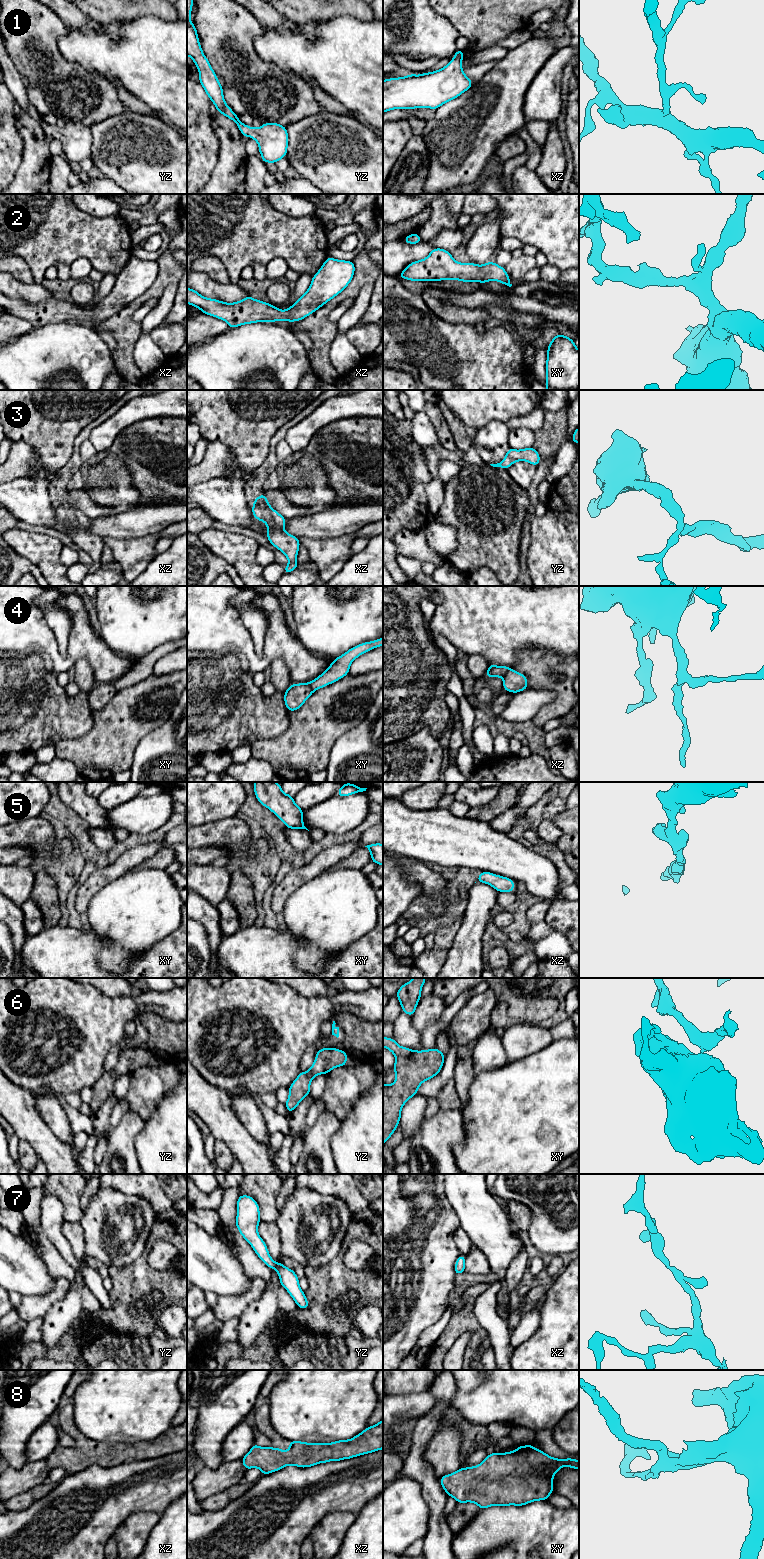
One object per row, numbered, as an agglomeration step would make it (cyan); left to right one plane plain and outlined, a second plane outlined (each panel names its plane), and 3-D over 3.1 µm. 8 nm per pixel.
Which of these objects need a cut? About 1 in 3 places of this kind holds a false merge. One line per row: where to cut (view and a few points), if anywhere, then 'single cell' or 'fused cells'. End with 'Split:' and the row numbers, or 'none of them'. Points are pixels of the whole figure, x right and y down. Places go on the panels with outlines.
1: no cut; single cell
2: no cut; single cell
3: no cut; single cell
4: cut in xy along (308, 683), (313, 691); fused cells
5: no cut; single cell
6: cut in yz along (327, 1047), (324, 1049); fused cells
7: no cut; single cell
8: no cut; single cell
Split: 4, 6

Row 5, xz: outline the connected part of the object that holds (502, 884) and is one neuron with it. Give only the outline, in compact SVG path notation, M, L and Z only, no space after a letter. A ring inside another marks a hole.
M482 871L476 882L491 885L498 892L514 892L514 880L491 872ZM475 882L475 883L476 883Z

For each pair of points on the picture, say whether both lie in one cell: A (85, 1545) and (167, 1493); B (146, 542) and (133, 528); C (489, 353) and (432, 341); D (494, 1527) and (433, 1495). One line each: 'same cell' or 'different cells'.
A: same cell
B: different cells
C: same cell
D: different cells

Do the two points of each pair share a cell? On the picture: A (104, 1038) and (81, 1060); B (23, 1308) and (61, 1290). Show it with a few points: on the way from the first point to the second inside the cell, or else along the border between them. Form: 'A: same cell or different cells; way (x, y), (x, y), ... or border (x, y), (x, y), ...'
A: same cell; way (98, 1043), (87, 1054)
B: same cell; way (32, 1307), (52, 1298)

